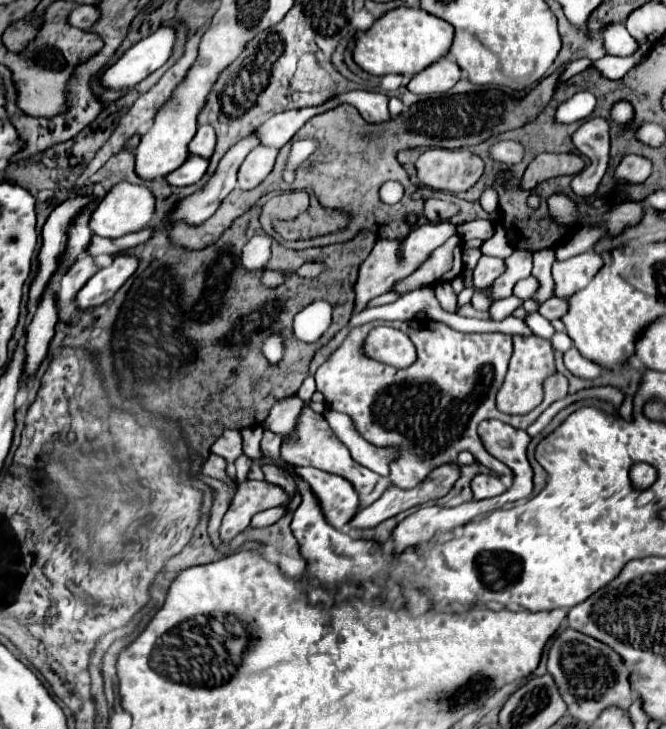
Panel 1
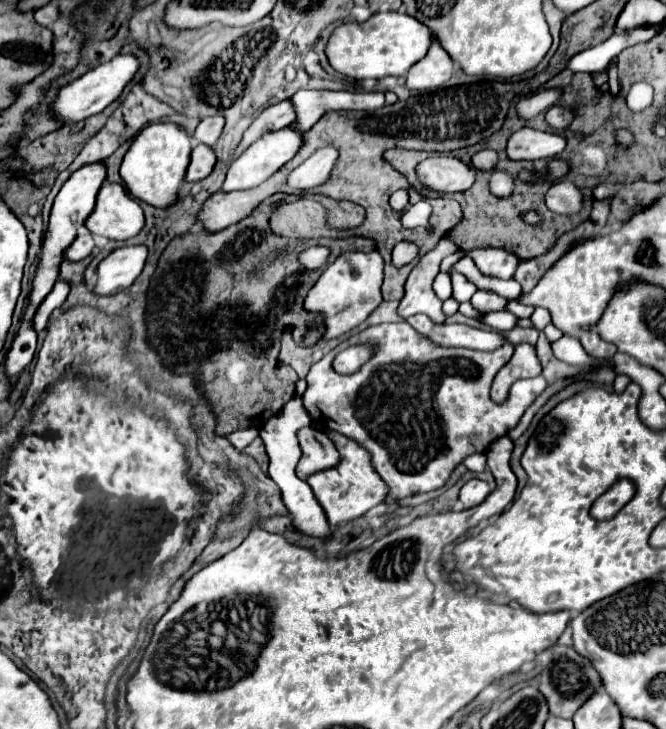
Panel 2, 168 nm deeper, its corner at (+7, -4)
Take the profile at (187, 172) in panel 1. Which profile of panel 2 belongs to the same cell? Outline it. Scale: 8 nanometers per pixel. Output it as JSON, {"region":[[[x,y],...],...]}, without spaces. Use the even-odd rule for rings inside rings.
{"region":[[[199,144],[197,148],[193,148],[191,164],[189,164],[189,168],[187,168],[187,176],[185,176],[185,180],[187,180],[187,182],[203,180],[205,176],[211,174],[215,162],[217,162],[217,156],[215,156],[213,148],[207,146],[207,144]]]}

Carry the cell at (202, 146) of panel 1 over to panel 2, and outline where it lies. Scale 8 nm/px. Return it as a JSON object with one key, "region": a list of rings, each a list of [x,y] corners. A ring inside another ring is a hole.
{"region":[[[207,116],[207,118],[203,118],[199,122],[199,126],[197,126],[197,130],[195,130],[195,136],[193,136],[195,142],[203,142],[207,146],[215,146],[217,138],[223,132],[223,124],[225,124],[223,116]]]}

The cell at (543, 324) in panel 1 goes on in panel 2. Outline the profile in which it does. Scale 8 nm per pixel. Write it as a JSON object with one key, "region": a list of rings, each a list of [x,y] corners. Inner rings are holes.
{"region":[[[503,310],[503,312],[485,312],[481,318],[479,318],[485,326],[493,328],[493,330],[499,330],[499,332],[505,332],[505,330],[511,330],[517,322],[517,316],[513,316],[511,312]]]}

